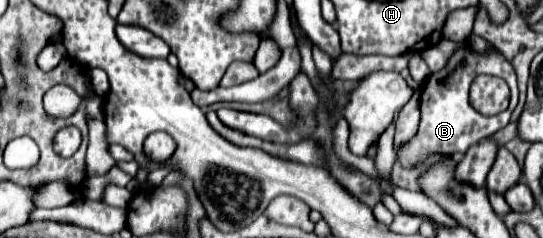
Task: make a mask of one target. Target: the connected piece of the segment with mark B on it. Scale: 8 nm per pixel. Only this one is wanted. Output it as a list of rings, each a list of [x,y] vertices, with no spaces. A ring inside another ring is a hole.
[[[467,43],[455,53],[453,59],[449,59],[447,67],[439,73],[433,73],[425,85],[423,85],[423,93],[421,93],[421,125],[417,135],[405,143],[397,155],[397,161],[401,161],[403,165],[413,165],[417,161],[421,161],[425,155],[437,153],[437,155],[455,155],[455,153],[465,153],[471,145],[479,143],[481,139],[491,137],[493,133],[497,133],[501,127],[505,127],[511,119],[511,113],[517,105],[517,79],[515,79],[515,71],[511,67],[511,63],[499,53],[499,51],[491,51],[485,55],[475,53]],[[481,73],[487,75],[495,75],[505,79],[505,83],[511,89],[511,101],[509,107],[493,117],[483,117],[477,111],[473,111],[473,107],[469,105],[469,87],[473,83],[473,79]]]

